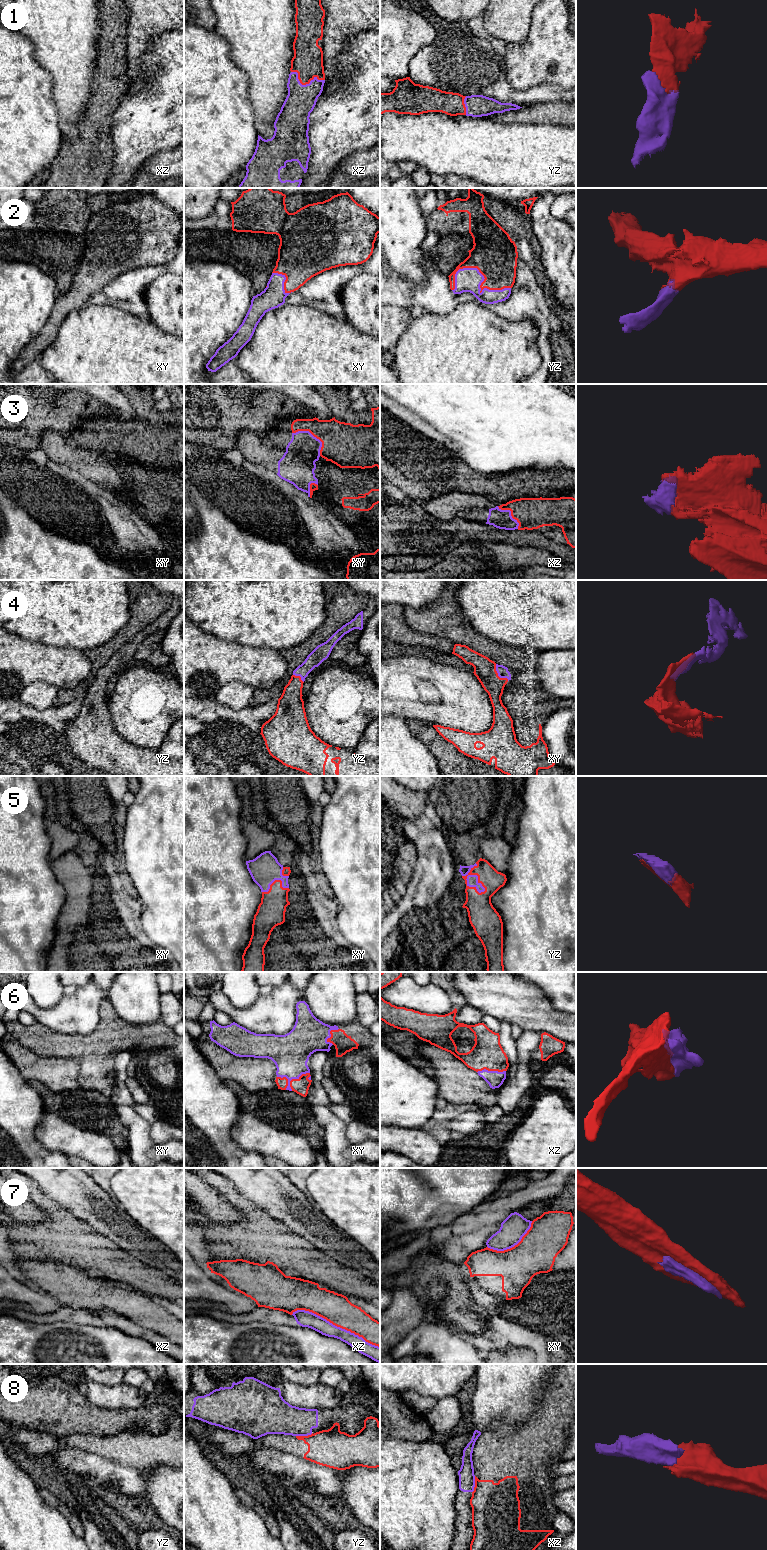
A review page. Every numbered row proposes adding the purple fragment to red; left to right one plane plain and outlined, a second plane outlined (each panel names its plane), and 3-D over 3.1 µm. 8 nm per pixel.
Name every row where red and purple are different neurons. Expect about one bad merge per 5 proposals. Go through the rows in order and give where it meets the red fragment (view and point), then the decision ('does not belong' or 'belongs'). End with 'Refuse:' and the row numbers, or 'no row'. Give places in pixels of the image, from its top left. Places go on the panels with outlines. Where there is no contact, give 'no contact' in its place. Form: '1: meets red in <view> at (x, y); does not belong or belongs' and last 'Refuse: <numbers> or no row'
1: meets red in xz at (305, 84); belongs
2: meets red in yz at (481, 273); belongs
3: meets red in xy at (313, 435); belongs
4: meets red in xy at (497, 675); belongs
5: meets red in yz at (466, 880); belongs
6: meets red in xy at (293, 1079); belongs
7: meets red in xz at (335, 1325); does not belong
8: meets red in yz at (304, 1436); does not belong
Refuse: 7, 8

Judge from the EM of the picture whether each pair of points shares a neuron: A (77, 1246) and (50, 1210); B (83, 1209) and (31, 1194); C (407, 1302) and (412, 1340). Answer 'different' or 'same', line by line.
A: same
B: different
C: different

